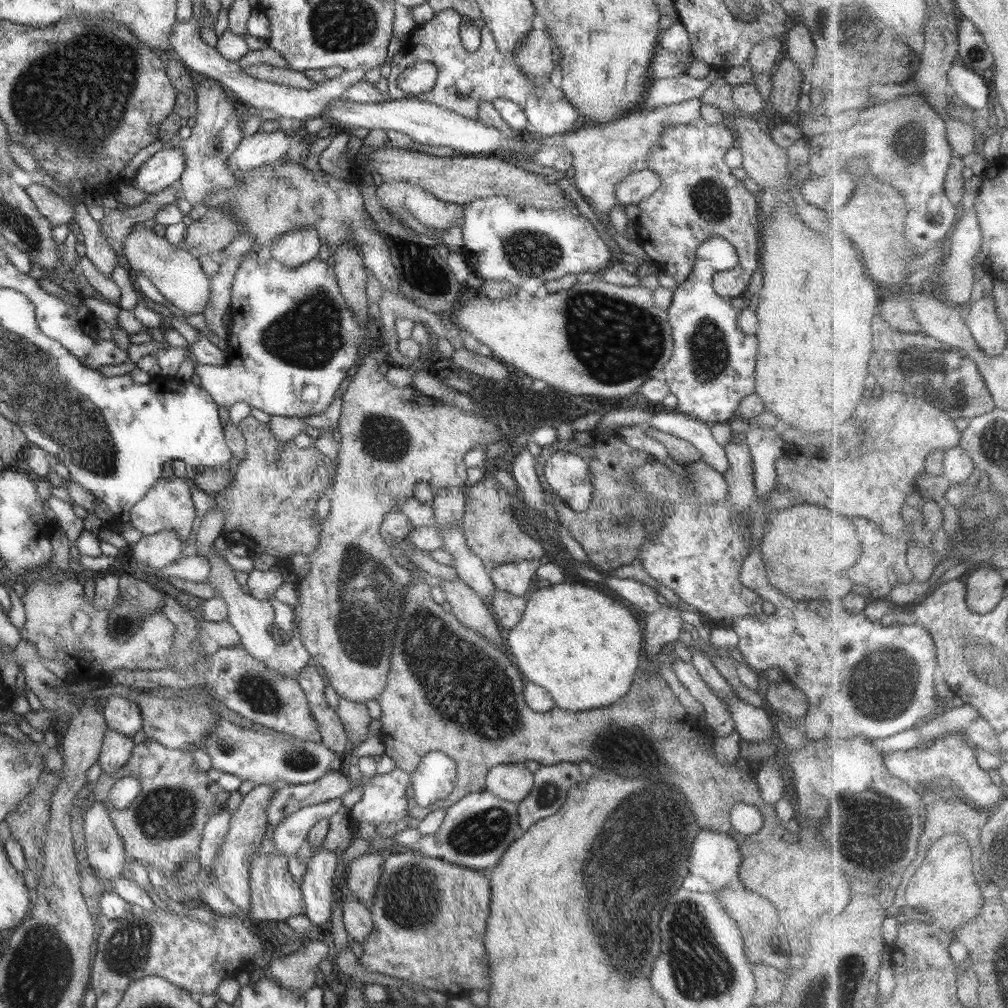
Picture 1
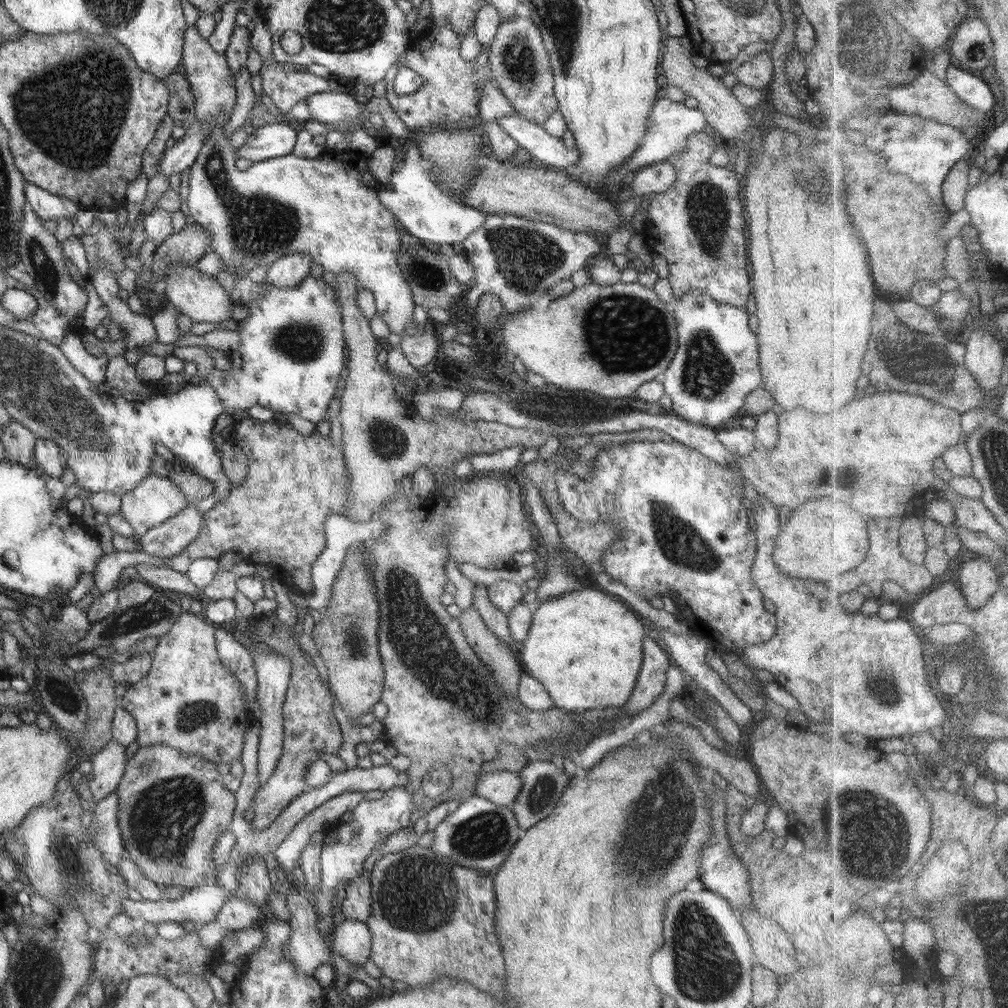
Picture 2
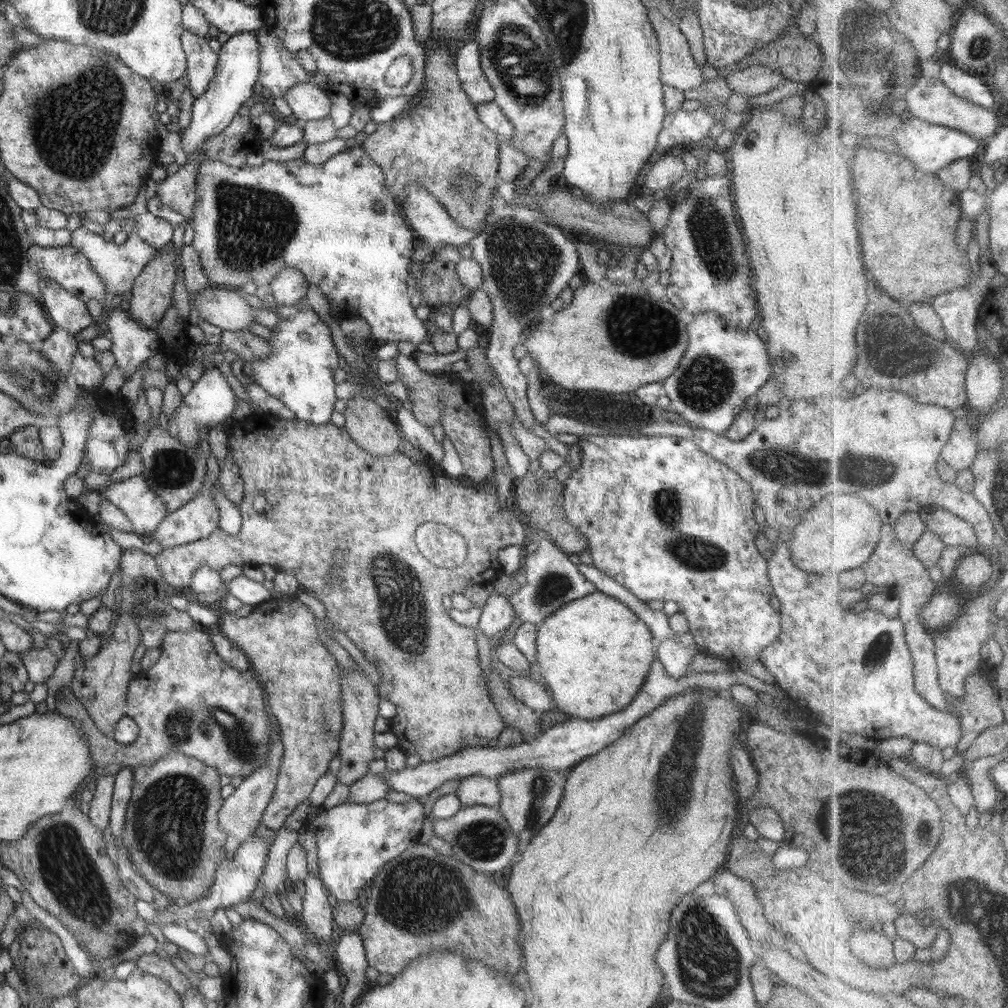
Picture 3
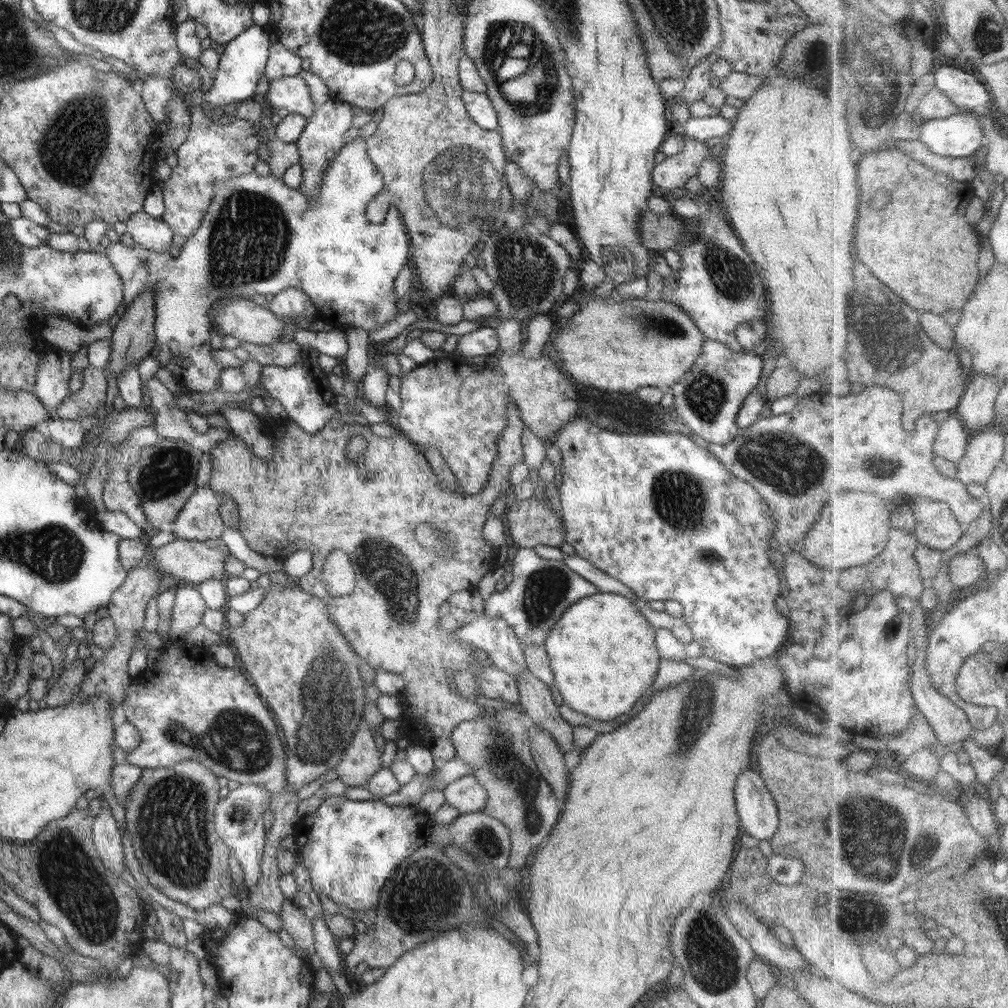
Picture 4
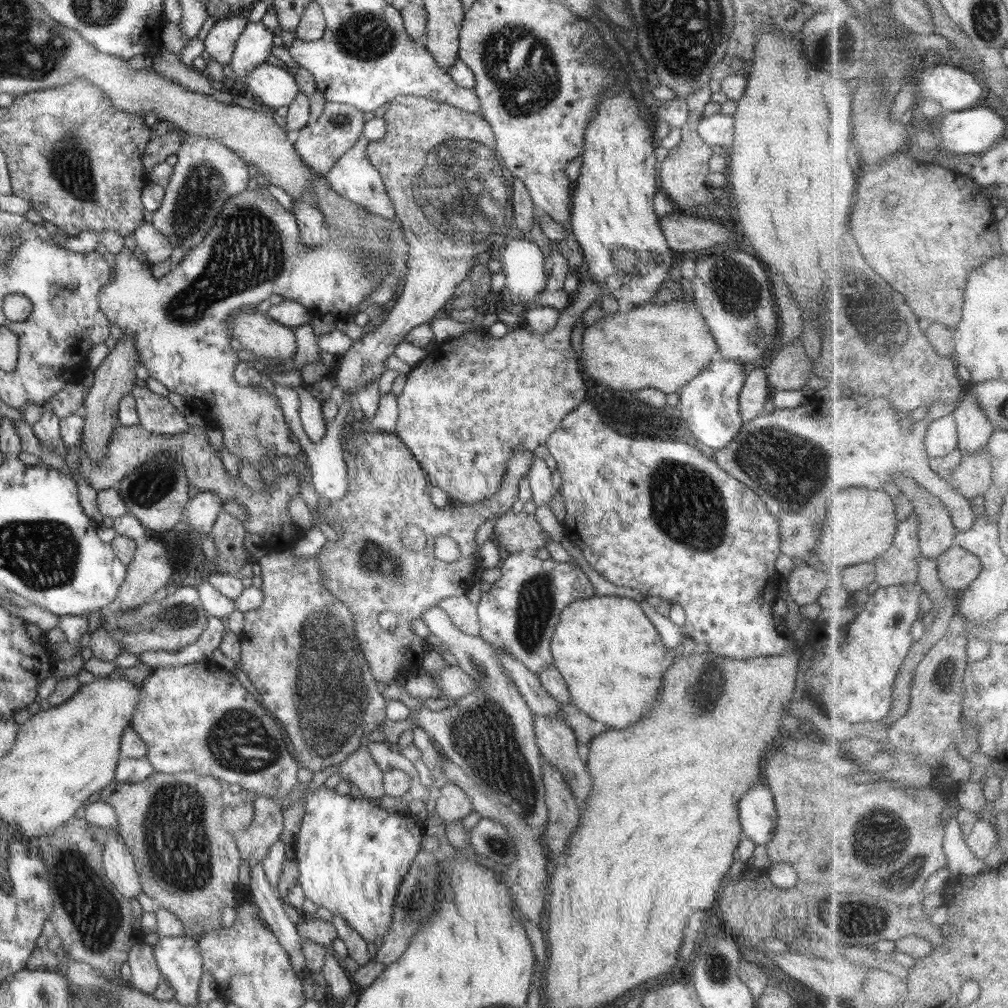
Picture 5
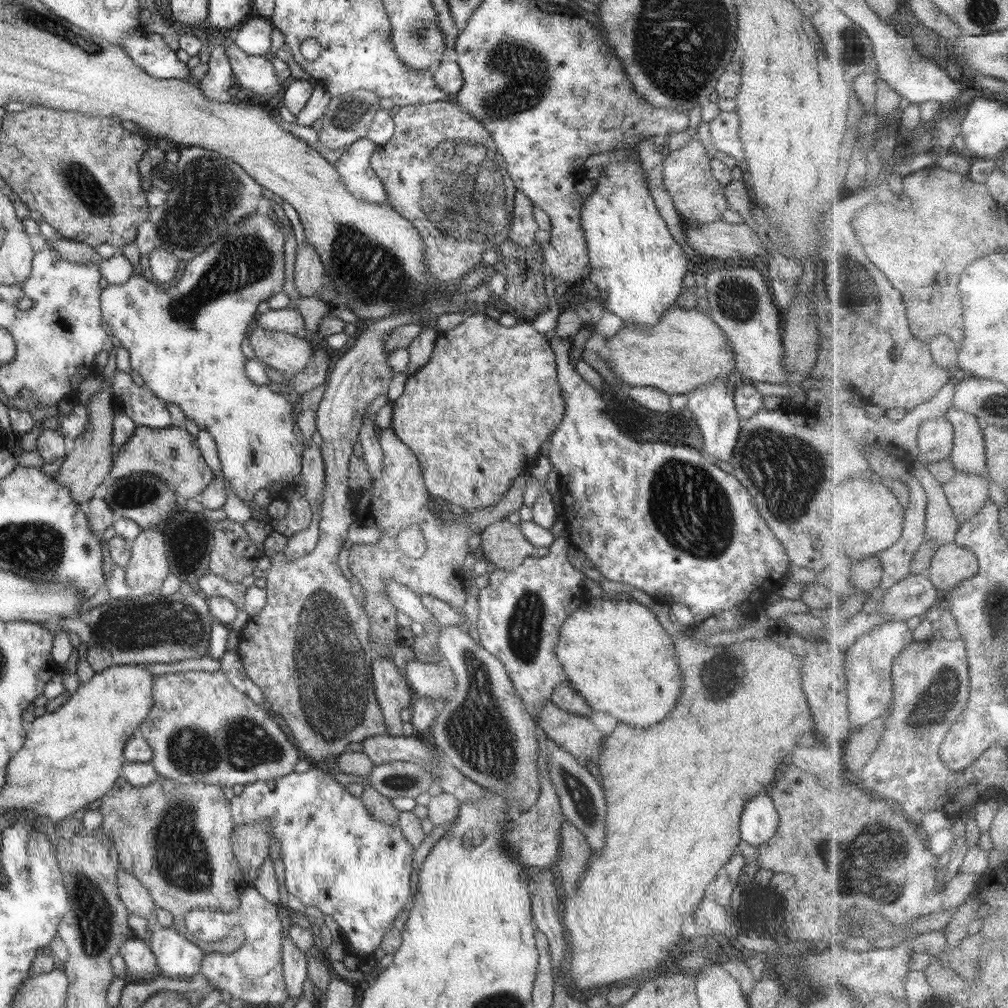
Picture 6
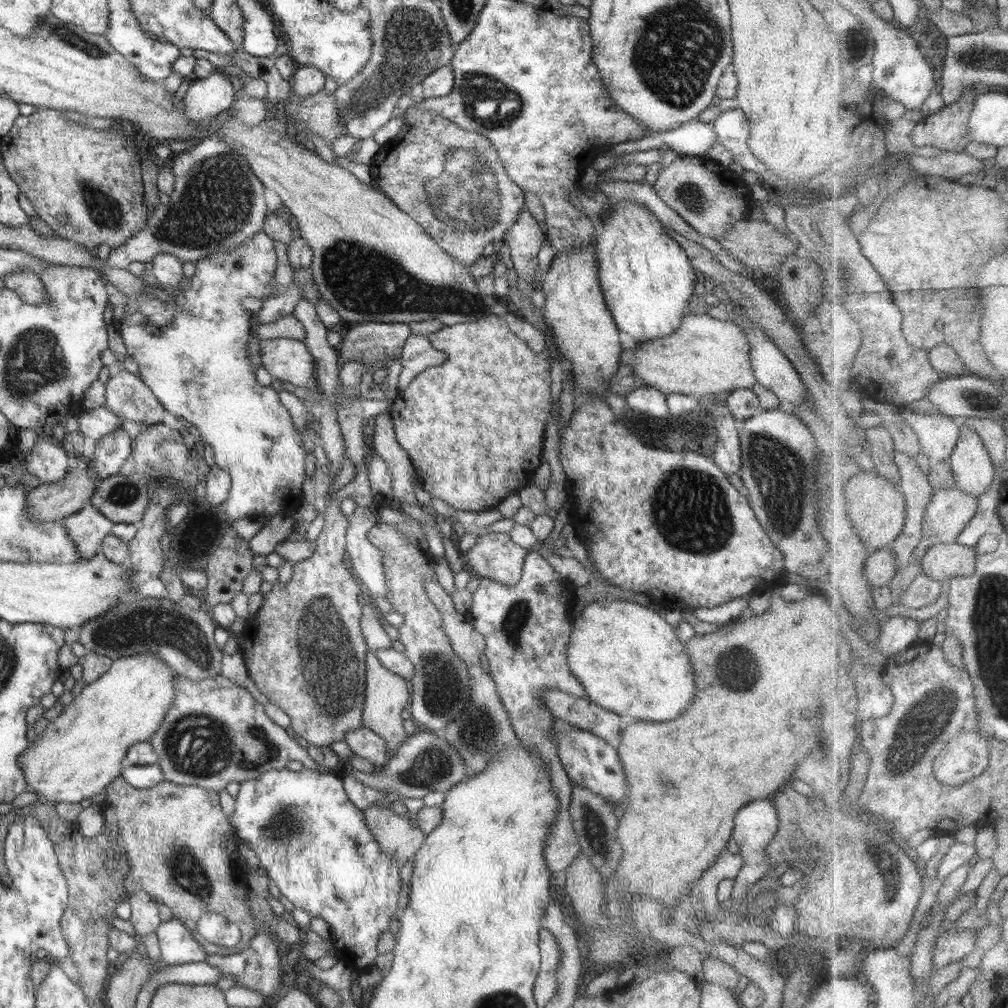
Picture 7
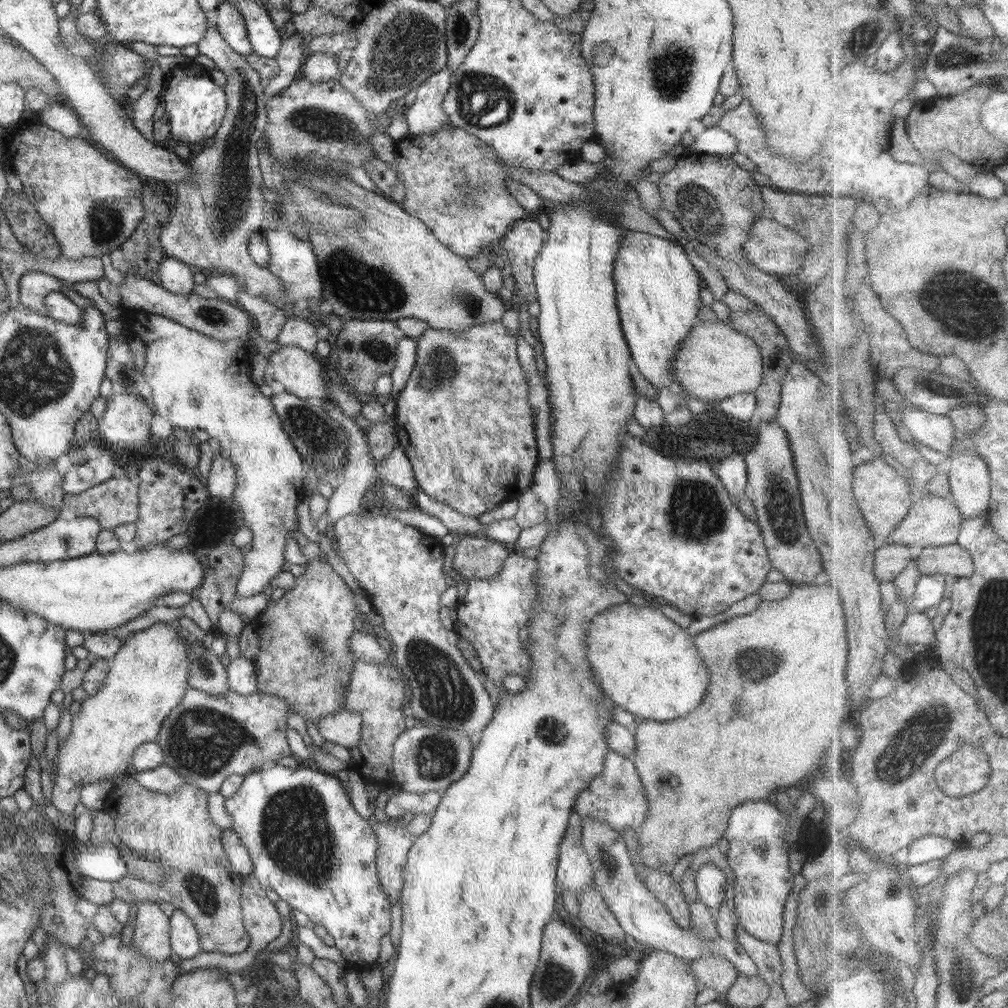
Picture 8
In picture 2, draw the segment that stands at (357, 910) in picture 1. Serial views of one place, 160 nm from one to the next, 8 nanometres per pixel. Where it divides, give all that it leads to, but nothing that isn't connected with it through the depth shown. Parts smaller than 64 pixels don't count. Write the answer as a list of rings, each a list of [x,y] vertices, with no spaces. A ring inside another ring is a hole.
[[[348,918],[330,933],[333,953],[340,954],[354,966],[364,965],[371,953],[372,934],[365,922]]]

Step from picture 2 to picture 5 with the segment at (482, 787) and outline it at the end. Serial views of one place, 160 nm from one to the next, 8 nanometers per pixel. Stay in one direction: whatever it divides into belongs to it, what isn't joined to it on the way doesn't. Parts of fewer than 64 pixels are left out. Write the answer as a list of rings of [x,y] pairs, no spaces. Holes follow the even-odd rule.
[[[446,784],[437,791],[436,815],[443,822],[460,821],[472,811],[472,801],[468,795],[455,784]]]

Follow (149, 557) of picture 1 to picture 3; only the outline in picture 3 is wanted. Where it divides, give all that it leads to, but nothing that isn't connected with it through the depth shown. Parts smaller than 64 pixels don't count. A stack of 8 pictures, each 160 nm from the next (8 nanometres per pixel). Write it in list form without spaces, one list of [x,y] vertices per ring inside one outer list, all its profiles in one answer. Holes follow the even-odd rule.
[[[210,453],[210,457],[207,458],[207,475],[202,490],[189,500],[184,506],[178,507],[178,510],[168,513],[157,526],[156,531],[150,535],[153,542],[162,544],[163,550],[168,547],[190,544],[204,538],[210,537],[214,530],[219,528],[219,510],[216,501],[213,496],[207,491],[213,488],[213,484],[217,482],[217,476],[220,469],[220,463]]]

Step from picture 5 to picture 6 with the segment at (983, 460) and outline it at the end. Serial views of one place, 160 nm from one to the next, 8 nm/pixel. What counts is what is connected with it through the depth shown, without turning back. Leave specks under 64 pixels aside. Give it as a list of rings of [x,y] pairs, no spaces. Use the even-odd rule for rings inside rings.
[[[958,472],[945,489],[957,518],[974,518],[992,500],[991,482],[983,476],[967,472]]]

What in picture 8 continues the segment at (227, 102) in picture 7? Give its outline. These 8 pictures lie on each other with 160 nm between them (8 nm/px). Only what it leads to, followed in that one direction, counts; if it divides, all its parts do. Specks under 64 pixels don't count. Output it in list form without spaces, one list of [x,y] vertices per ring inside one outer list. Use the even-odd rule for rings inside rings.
[[[190,59],[190,62],[166,73],[160,96],[169,118],[170,142],[194,146],[216,136],[227,111],[227,100],[224,89],[214,83],[206,67]]]

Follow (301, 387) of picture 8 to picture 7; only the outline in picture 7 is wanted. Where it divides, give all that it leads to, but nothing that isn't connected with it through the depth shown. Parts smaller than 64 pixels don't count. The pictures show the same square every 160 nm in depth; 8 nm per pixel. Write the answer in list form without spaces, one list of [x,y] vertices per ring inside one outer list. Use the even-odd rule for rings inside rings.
[[[289,338],[260,341],[262,365],[273,378],[295,387],[306,387],[314,377],[315,362],[305,342]]]

